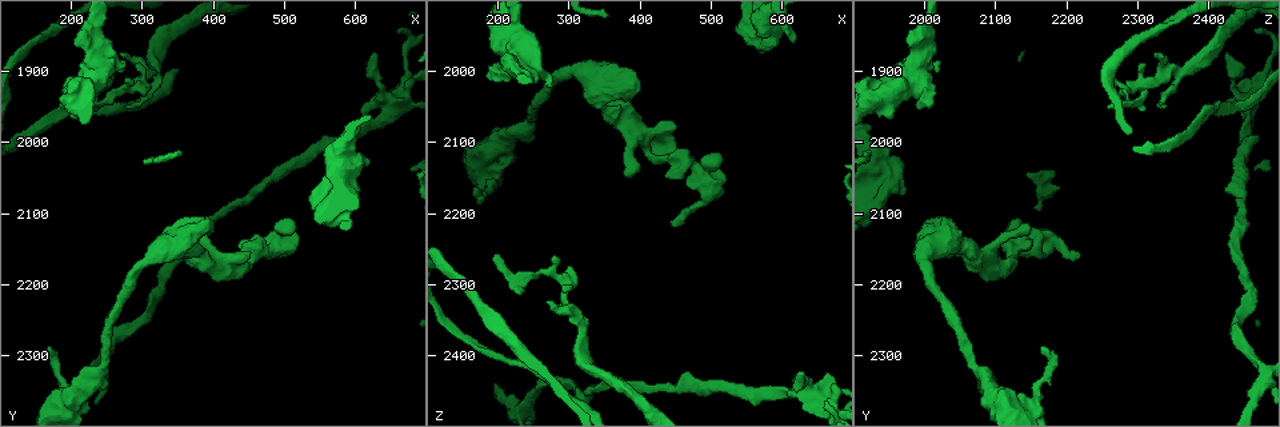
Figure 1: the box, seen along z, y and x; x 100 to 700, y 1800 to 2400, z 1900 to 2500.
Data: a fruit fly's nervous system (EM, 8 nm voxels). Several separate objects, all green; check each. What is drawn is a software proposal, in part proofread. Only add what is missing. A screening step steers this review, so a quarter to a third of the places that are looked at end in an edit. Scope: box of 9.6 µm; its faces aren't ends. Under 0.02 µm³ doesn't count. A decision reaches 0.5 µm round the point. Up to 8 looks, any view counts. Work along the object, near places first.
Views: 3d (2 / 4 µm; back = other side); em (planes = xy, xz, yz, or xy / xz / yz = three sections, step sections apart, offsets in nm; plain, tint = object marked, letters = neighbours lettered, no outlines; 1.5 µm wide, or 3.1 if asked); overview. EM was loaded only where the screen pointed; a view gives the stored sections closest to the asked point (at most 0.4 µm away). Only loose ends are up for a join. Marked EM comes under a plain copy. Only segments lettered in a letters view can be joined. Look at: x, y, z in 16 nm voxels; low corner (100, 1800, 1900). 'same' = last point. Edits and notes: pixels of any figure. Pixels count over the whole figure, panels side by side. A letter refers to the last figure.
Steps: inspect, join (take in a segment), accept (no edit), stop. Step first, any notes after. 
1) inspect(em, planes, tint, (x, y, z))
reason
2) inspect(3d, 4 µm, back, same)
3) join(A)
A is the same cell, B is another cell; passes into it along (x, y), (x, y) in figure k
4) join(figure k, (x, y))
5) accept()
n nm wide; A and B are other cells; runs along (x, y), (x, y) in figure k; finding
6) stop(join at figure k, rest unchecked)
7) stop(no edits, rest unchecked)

inspect(em, planes, letters, (615, 2020, 1955))

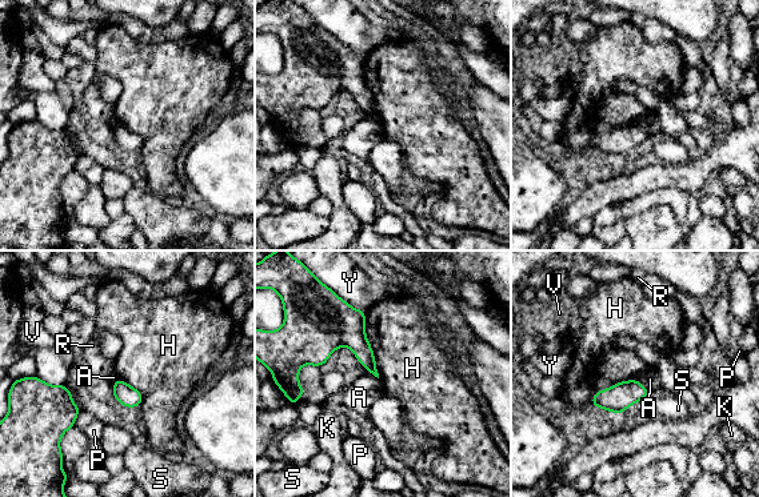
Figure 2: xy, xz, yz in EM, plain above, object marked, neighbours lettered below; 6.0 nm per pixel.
accept()
A, H, K, P, R, S, V and Y are other cells; border along (366, 312), (364, 335), (379, 377) in figure 2; no lettered segment goes on from it

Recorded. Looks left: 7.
inspect(em, planes, letters, (445, 2155, 2220))

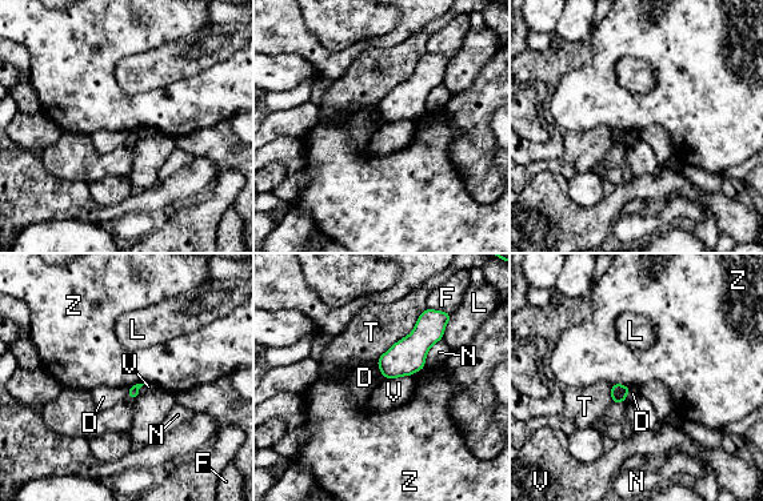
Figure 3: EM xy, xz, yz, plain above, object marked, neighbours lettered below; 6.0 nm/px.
accept()
D, F, L, N, T, V and Z are other cells; border along (611, 384), (624, 384), (630, 388) in figure 3; no lettered segment goes on from it

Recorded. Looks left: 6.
inspect(3d, 2 µm, back, (275, 1950, 2335))
an open end

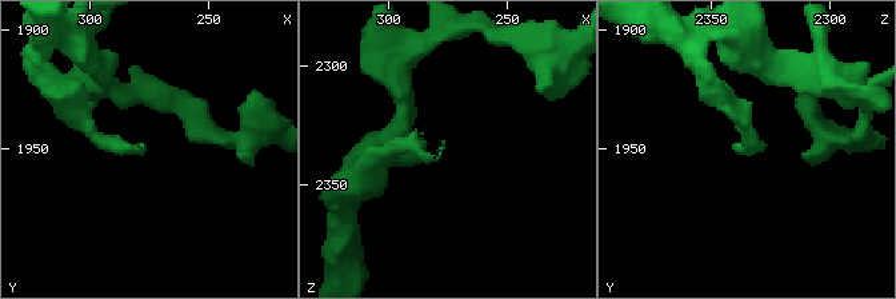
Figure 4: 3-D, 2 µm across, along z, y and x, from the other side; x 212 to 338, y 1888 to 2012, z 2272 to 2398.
inspect(em, xy, step 4, letters, (275, 1949, 2334))

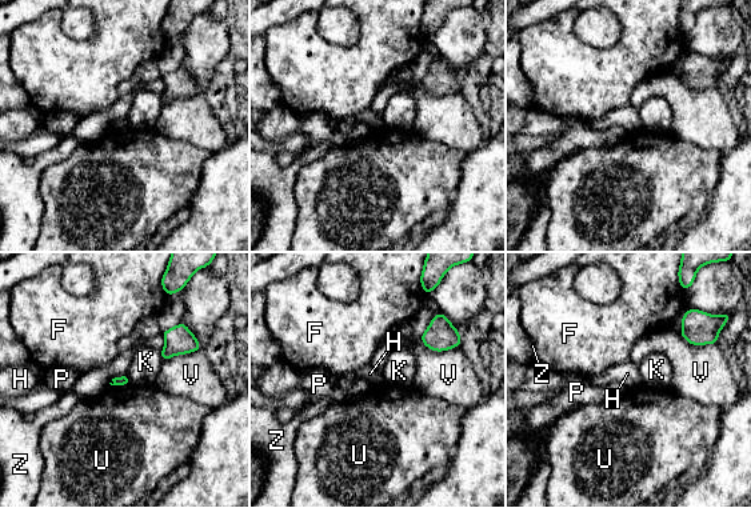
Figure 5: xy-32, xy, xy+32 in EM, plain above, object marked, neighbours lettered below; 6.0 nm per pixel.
accept()
F, H, K, P, U, V and Z are other cells; border along (126, 374), (111, 379) in figure 5; none of them fits

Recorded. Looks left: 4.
stop(no edits, rest unchecked)

